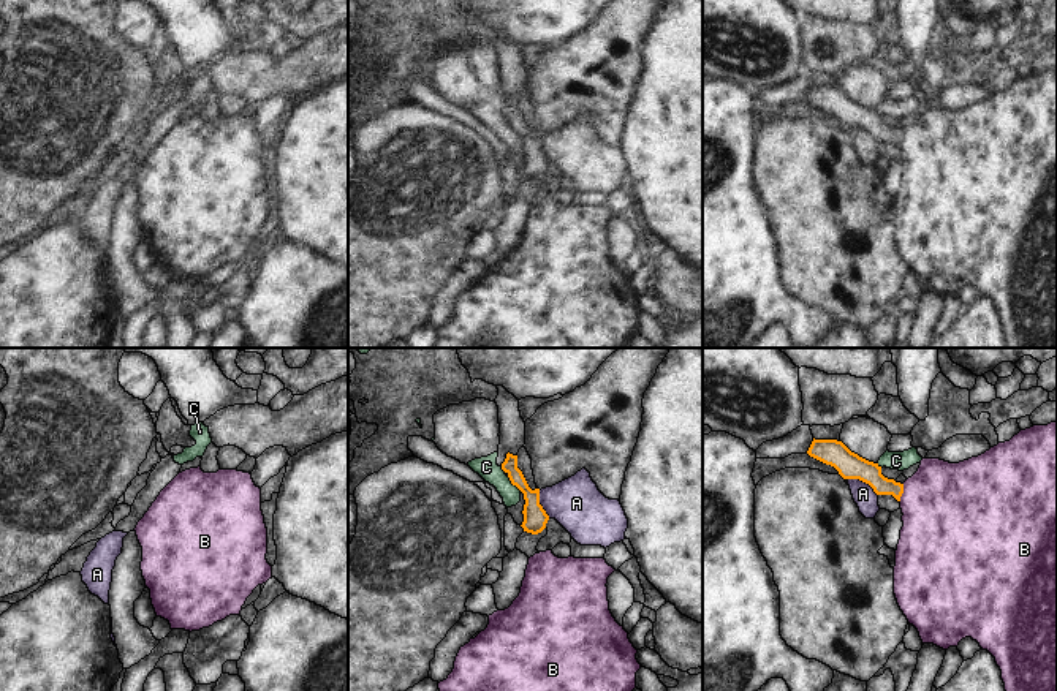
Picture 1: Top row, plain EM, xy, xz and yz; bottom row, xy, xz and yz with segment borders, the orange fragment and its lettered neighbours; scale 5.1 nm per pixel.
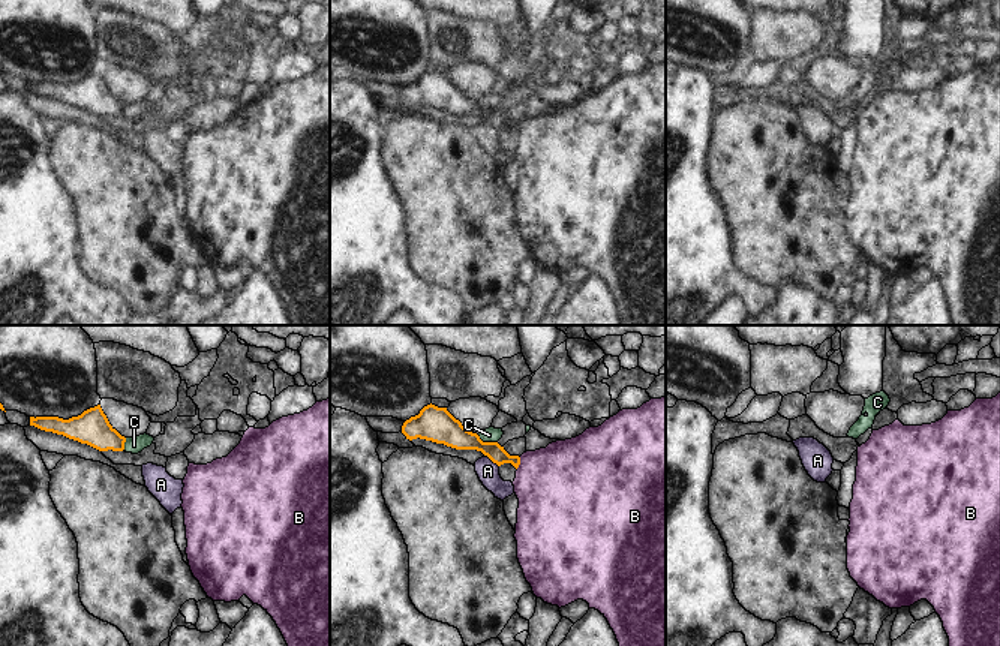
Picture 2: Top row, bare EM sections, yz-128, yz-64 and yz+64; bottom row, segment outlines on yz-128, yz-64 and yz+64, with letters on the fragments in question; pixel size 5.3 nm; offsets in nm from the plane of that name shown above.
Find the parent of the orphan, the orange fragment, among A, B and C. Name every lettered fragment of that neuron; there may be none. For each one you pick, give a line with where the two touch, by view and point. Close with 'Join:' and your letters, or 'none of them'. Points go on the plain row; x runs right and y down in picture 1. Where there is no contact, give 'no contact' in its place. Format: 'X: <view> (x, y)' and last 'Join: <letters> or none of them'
B: yz (902, 138)
Join: B

